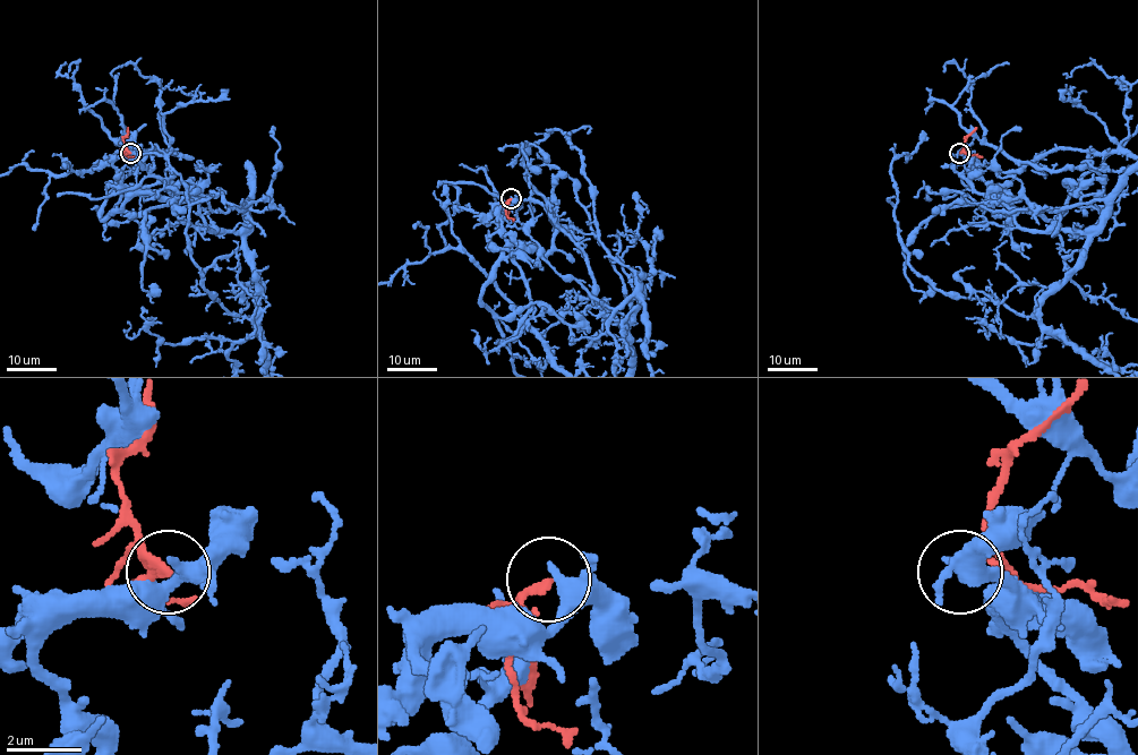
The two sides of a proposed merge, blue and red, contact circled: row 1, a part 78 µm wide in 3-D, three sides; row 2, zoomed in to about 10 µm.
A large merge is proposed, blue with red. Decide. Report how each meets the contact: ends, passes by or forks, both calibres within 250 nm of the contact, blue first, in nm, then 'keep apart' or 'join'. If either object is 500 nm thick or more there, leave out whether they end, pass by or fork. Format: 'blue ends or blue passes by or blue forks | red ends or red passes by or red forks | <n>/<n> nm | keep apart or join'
blue forks | red passes by | 320/150 nm | keep apart

